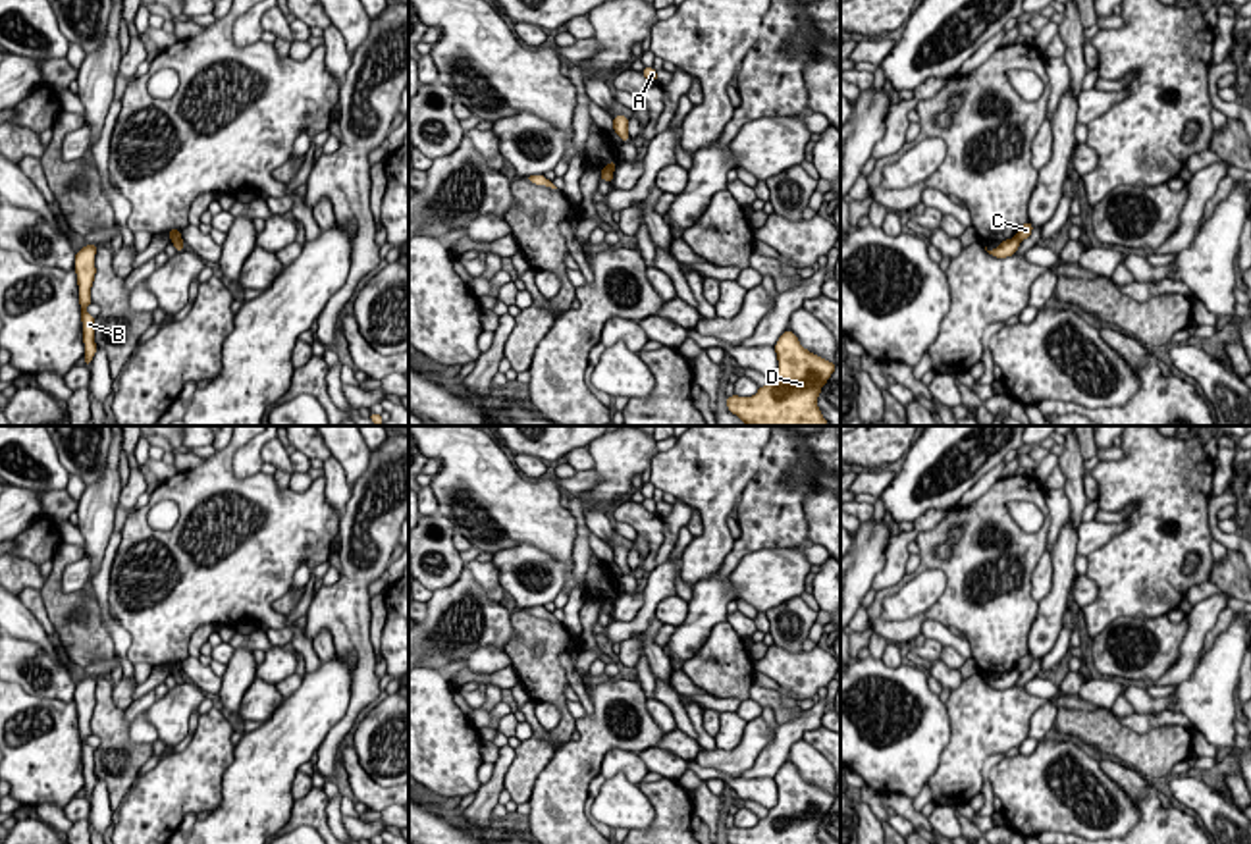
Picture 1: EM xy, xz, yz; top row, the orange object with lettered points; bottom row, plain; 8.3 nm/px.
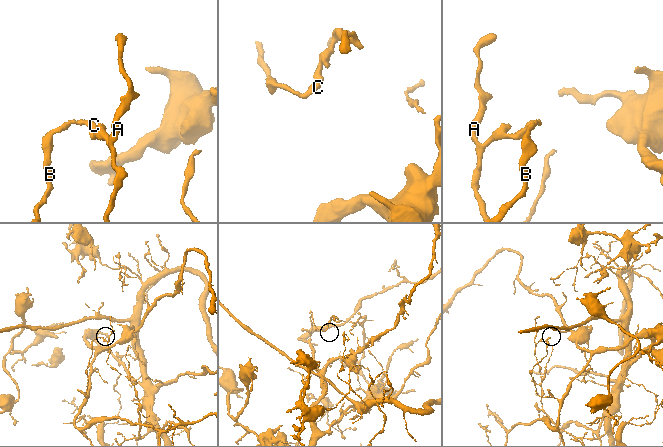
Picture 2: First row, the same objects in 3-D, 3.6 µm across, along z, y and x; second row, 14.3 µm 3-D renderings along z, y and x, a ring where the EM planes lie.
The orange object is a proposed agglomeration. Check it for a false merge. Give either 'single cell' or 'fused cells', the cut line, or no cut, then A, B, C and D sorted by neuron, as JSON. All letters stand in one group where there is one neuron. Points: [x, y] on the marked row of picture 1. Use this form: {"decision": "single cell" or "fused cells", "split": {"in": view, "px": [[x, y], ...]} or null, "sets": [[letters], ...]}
{"decision": "fused cells", "split": {"in": "xy", "px": [[172, 237], [180, 239]]}, "sets": [["A"], ["B", "C", "D"]]}

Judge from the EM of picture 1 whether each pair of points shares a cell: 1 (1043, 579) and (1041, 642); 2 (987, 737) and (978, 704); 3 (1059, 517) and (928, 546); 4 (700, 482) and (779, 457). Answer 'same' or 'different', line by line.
1: different
2: same
3: different
4: different

